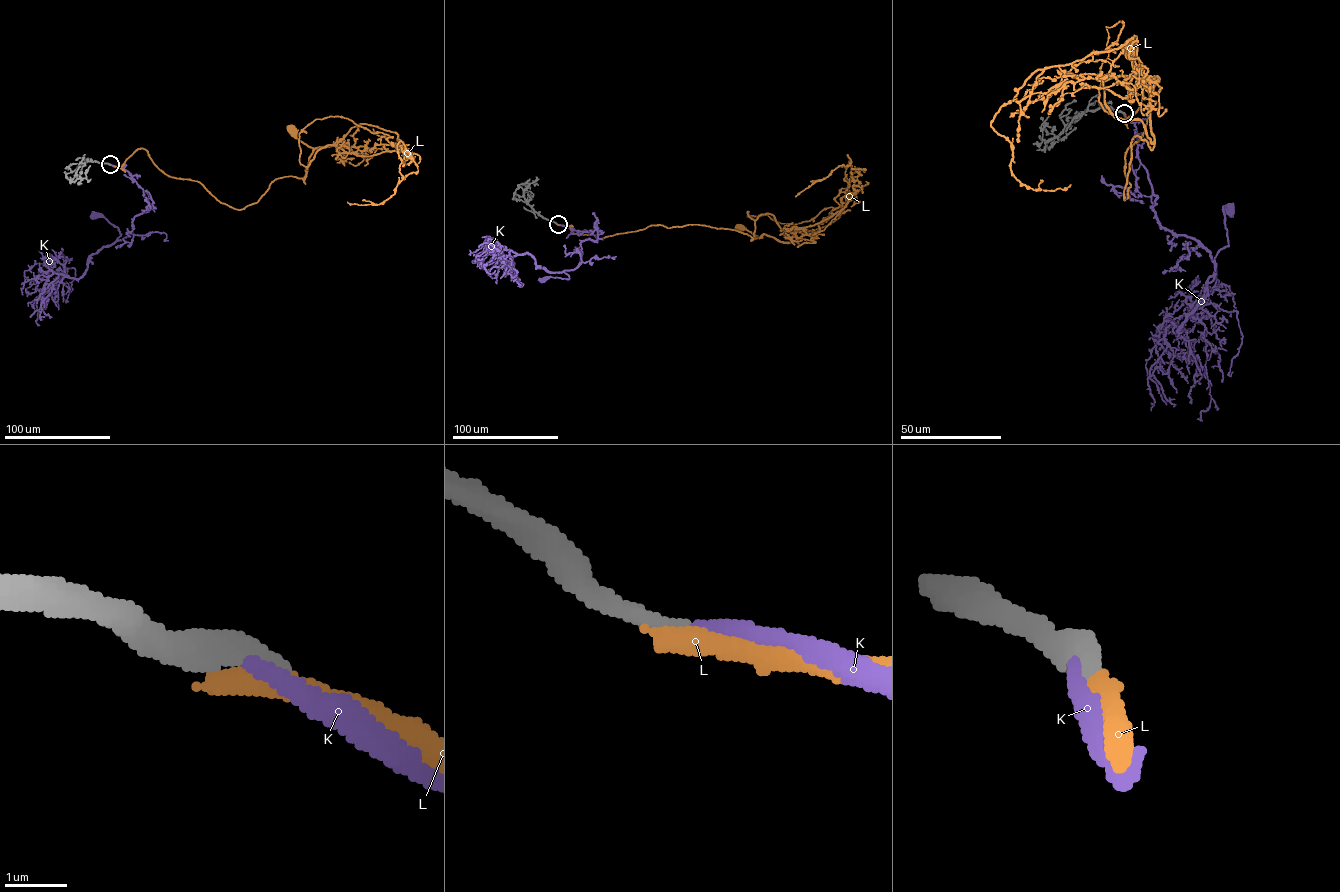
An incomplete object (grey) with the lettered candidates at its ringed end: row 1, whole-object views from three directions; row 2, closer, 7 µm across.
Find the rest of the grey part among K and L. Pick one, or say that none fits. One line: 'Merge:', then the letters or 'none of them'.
Merge: K

